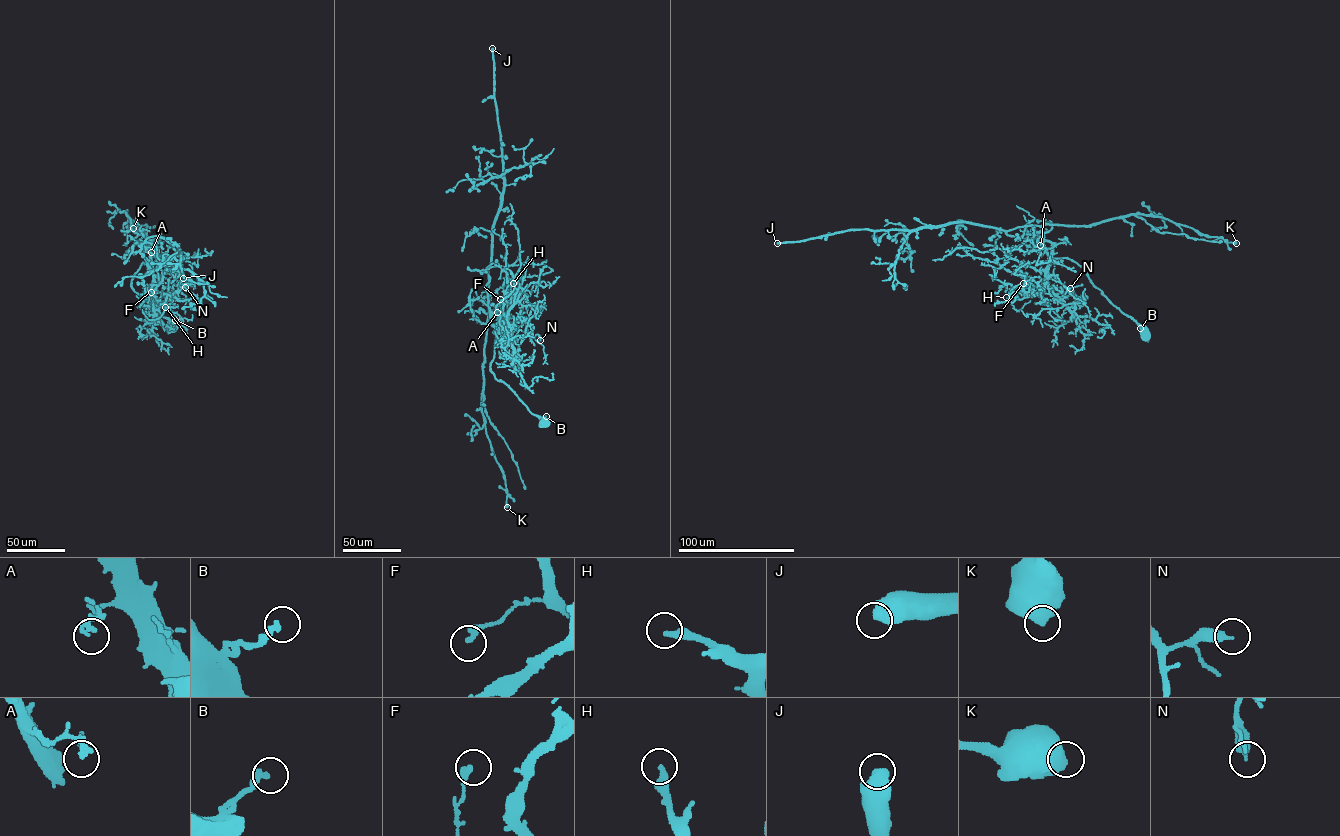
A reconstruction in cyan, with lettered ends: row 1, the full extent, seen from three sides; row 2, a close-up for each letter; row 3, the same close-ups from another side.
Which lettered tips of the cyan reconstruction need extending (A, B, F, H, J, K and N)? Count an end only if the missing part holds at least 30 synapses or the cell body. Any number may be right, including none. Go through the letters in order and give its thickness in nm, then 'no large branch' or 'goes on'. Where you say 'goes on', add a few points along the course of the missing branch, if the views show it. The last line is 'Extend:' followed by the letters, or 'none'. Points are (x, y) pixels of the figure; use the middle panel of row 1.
A: calibre 240 nm; no large branch
B: calibre 300 nm; no large branch
F: calibre 280 nm; no large branch
H: calibre 320 nm; goes on
J: calibre 700 nm; goes on
K: calibre 800 nm; no large branch
N: calibre 380 nm; no large branch
Extend: H, J

